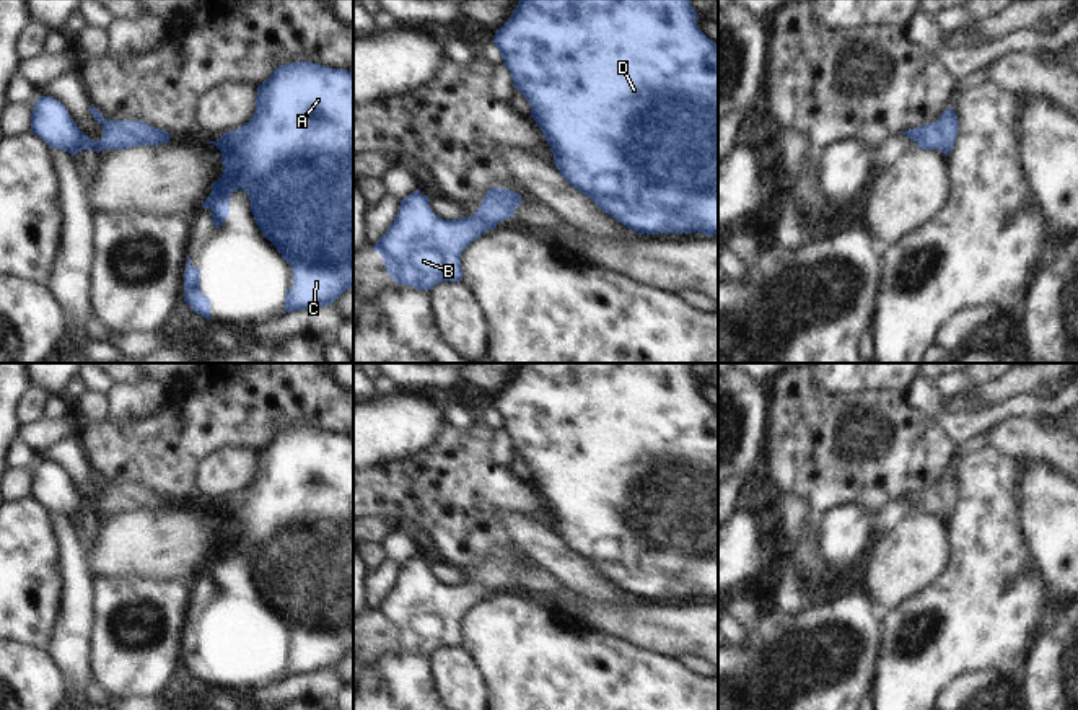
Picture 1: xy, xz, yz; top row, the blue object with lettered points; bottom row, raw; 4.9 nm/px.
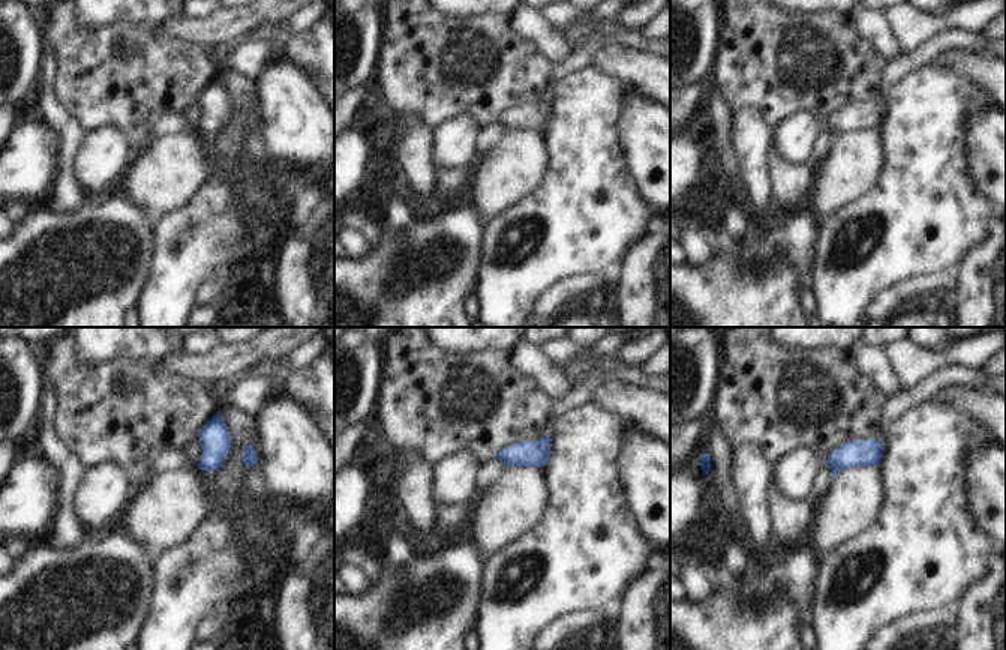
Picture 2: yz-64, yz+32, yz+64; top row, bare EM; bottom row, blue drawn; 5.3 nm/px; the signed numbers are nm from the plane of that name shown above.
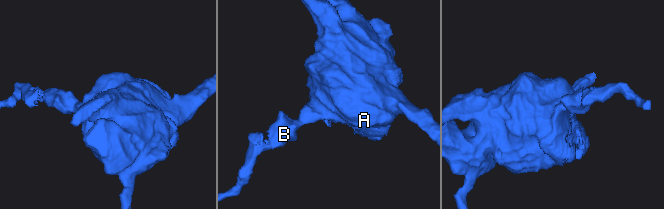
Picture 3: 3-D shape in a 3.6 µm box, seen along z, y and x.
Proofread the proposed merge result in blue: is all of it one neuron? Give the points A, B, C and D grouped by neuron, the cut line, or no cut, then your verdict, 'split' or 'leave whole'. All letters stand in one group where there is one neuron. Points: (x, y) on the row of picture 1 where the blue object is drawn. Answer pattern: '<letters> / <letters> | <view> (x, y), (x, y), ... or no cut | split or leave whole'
A B C D | no cut | leave whole

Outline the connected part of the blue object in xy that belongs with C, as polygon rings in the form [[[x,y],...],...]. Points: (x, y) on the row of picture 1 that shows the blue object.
[[[313,62],[283,64],[257,86],[252,119],[207,143],[221,151],[225,171],[202,208],[212,210],[212,221],[220,228],[230,215],[231,194],[238,189],[248,194],[256,225],[293,270],[285,313],[329,306],[353,287],[353,72]]]

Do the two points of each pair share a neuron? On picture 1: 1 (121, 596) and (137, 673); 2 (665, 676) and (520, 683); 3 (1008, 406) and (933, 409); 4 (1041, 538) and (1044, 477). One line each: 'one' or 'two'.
1: one
2: one
3: one
4: one

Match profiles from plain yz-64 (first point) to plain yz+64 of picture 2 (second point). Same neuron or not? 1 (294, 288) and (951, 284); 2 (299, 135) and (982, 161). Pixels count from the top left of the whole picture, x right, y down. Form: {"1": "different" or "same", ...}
{"1": "different", "2": "same"}

